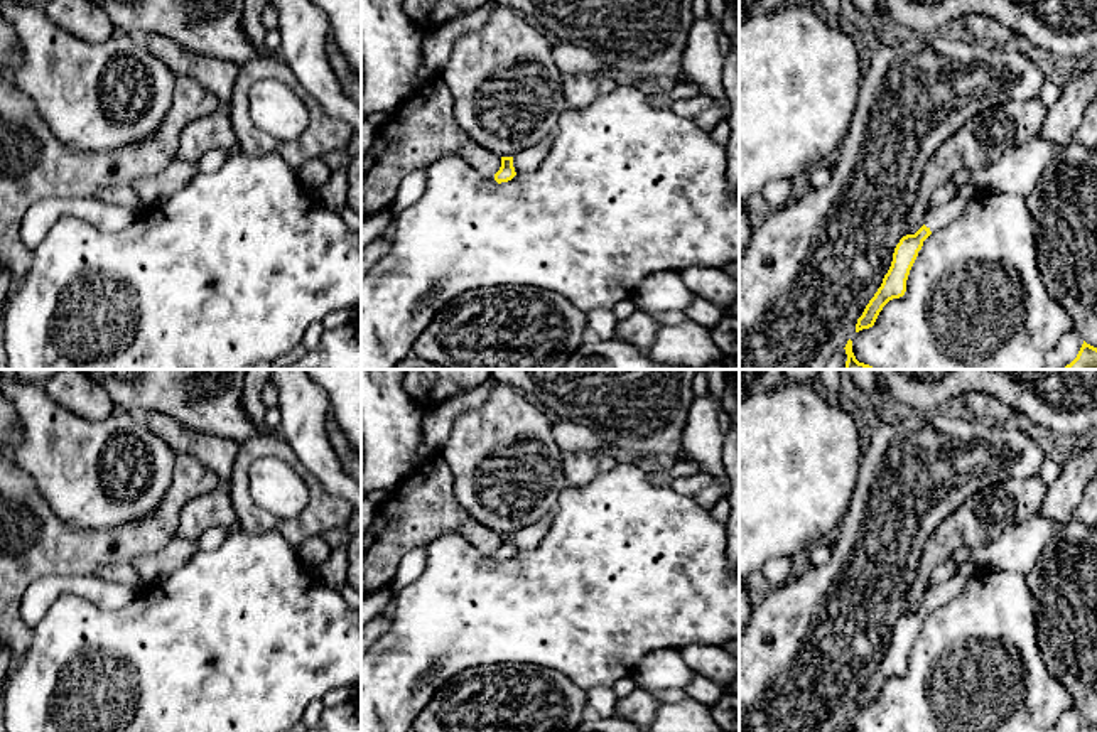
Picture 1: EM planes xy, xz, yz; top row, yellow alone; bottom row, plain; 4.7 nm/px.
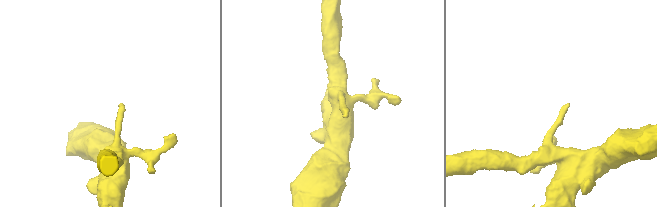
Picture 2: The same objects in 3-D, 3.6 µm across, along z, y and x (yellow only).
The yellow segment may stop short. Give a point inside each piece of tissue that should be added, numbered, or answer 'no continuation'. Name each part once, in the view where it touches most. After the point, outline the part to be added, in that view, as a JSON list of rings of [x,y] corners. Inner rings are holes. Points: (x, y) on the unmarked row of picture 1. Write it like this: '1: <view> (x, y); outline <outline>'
1: yz (937, 596); outline [[[970,560],[959,562],[955,573],[948,580],[942,582],[925,592],[923,602],[932,611],[942,607],[945,602],[948,602],[952,597],[955,597],[970,582],[972,575],[977,570],[979,568]]]

